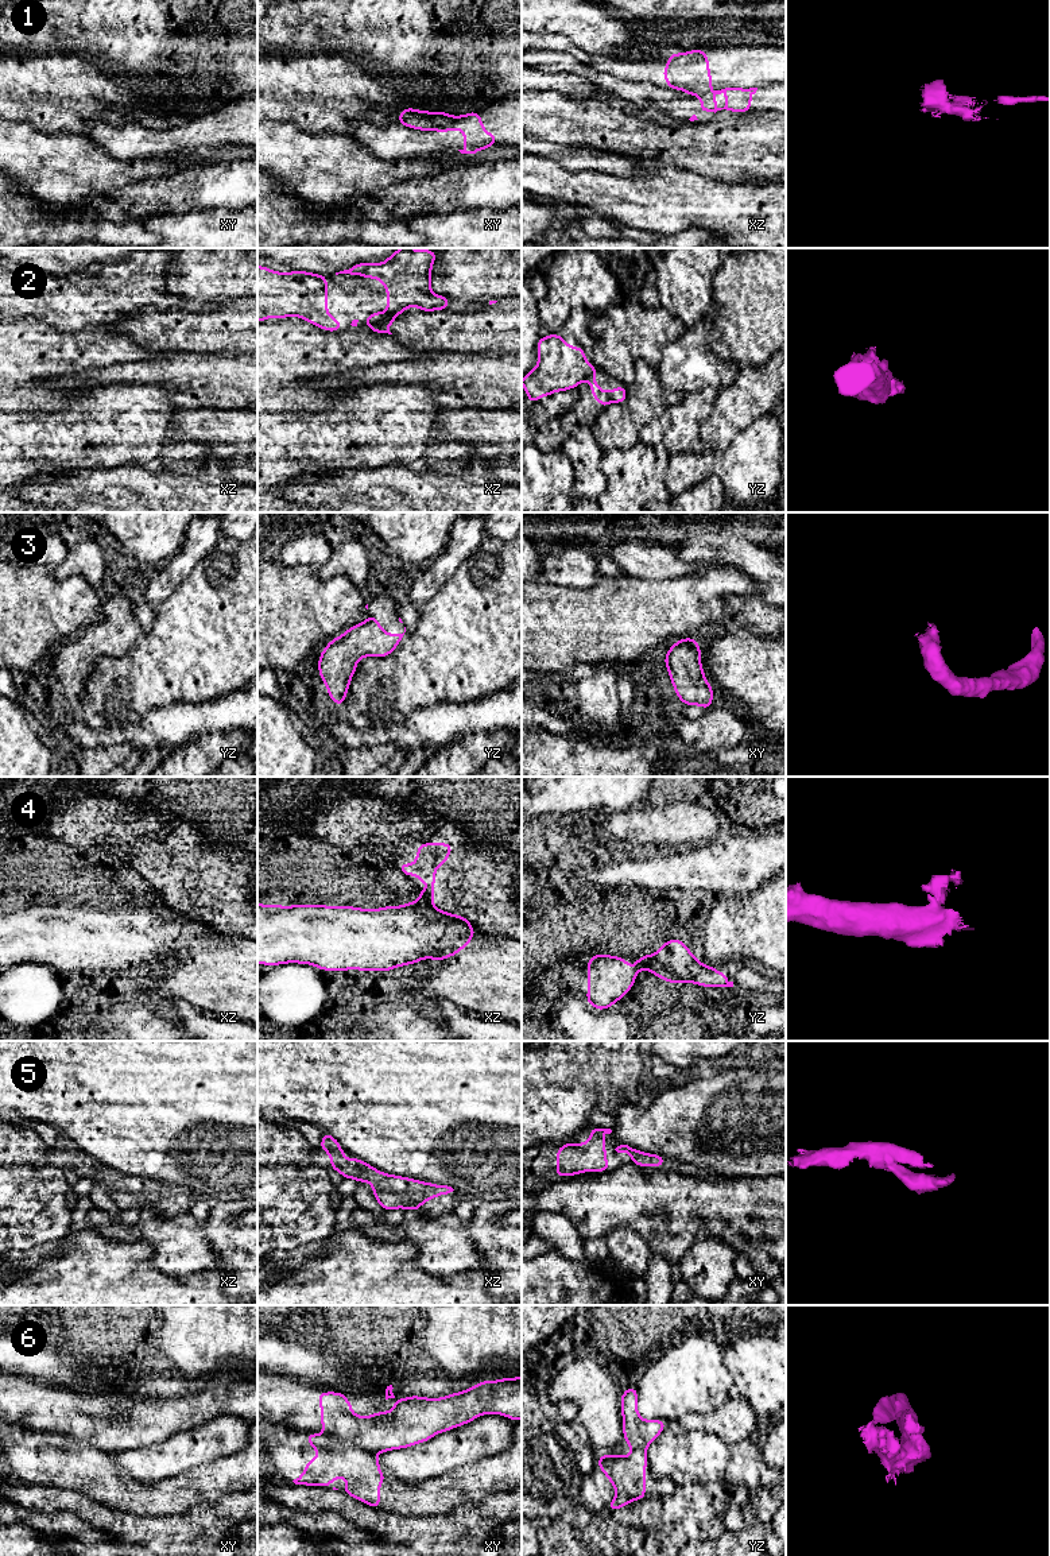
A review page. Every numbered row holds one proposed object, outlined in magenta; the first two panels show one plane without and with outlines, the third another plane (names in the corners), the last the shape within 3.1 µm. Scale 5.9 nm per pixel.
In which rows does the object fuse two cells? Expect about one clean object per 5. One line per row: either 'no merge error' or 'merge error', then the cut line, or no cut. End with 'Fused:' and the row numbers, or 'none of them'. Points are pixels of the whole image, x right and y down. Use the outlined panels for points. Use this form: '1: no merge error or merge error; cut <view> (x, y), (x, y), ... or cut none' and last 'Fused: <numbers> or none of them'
1: merge error; cut xy (454, 116), (437, 131)
2: merge error; cut xz (395, 316), (368, 325)
3: no merge error; cut none
4: merge error; cut xz (423, 891), (431, 901)
5: no merge error; cut none
6: merge error; cut xy (326, 1432), (369, 1454)
Fused: 1, 2, 4, 6

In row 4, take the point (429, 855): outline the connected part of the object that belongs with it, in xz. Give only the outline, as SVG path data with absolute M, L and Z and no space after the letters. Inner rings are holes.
M421 843L416 849L414 864L399 863L399 871L406 875L415 875L419 880L429 885L425 890L429 899L434 901L435 868L443 867L445 860L450 859L453 845L450 843Z

